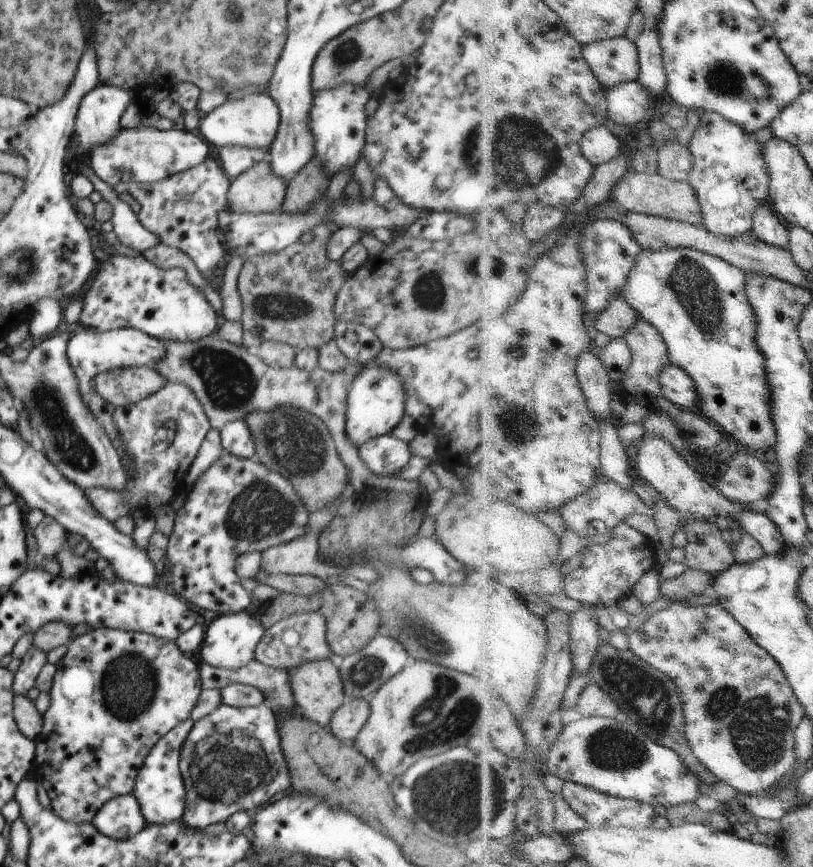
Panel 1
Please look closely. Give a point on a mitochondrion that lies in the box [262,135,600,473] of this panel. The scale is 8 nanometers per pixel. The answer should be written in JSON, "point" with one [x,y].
{"point":[518,426]}

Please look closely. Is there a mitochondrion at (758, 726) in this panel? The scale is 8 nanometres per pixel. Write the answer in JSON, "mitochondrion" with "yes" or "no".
{"mitochondrion":"yes"}

